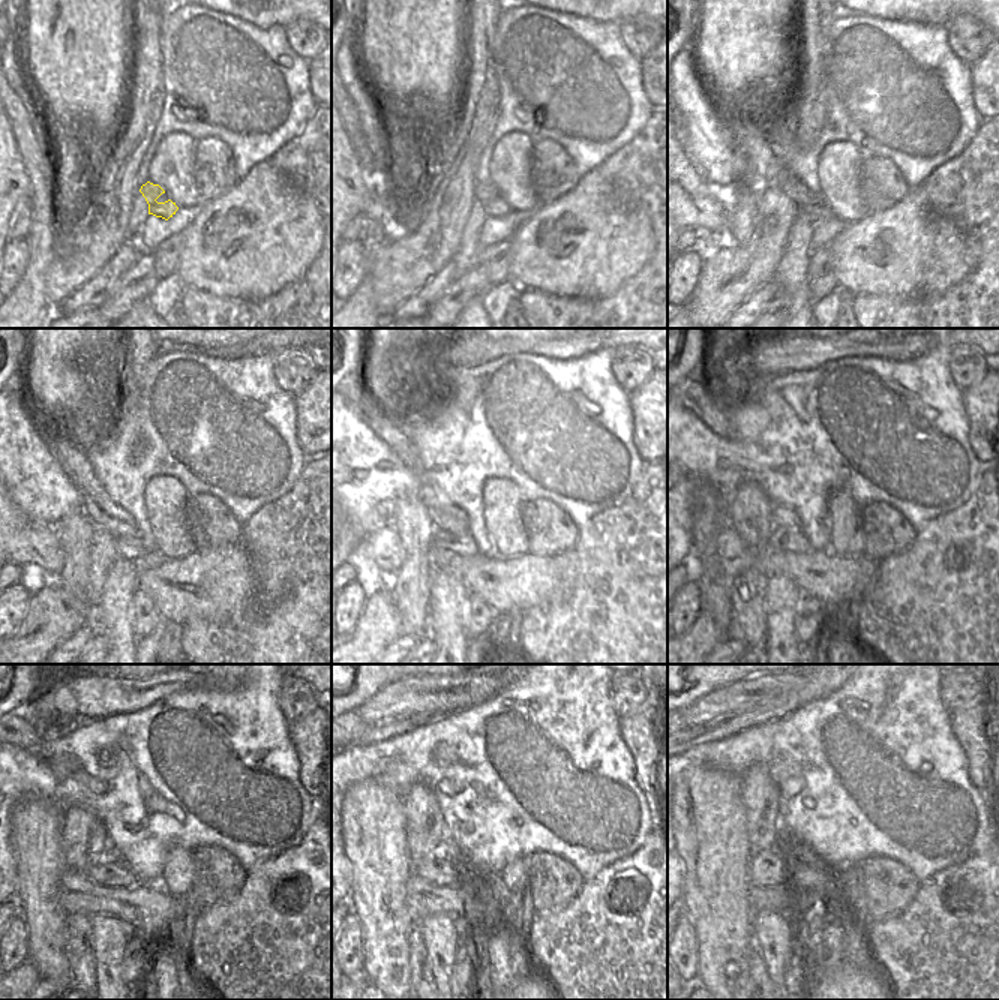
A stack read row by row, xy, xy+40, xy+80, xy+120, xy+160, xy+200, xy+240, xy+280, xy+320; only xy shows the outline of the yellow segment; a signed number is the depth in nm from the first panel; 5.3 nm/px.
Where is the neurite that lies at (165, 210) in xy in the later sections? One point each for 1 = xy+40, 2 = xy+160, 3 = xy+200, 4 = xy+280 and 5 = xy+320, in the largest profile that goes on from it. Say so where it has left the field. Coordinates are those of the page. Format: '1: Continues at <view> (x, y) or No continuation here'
1: Continues at xy+40 (486, 194)
2: Continues at xy+160 (461, 544)
3: Continues at xy+200 (791, 538)
4: Continues at xy+280 (438, 867)
5: Continues at xy+320 (768, 867)

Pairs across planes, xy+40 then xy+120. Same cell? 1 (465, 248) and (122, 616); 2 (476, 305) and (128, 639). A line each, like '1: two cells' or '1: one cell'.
1: one cell
2: one cell

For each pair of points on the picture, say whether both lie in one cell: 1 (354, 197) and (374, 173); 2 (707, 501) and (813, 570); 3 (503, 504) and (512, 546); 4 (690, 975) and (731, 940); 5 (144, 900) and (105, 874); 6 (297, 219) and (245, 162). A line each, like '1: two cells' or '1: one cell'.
1: two cells
2: two cells
3: one cell
4: two cells
5: two cells
6: two cells

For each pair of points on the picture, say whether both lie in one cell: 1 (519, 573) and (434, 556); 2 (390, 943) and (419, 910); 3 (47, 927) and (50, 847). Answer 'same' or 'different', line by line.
1: same
2: different
3: same

